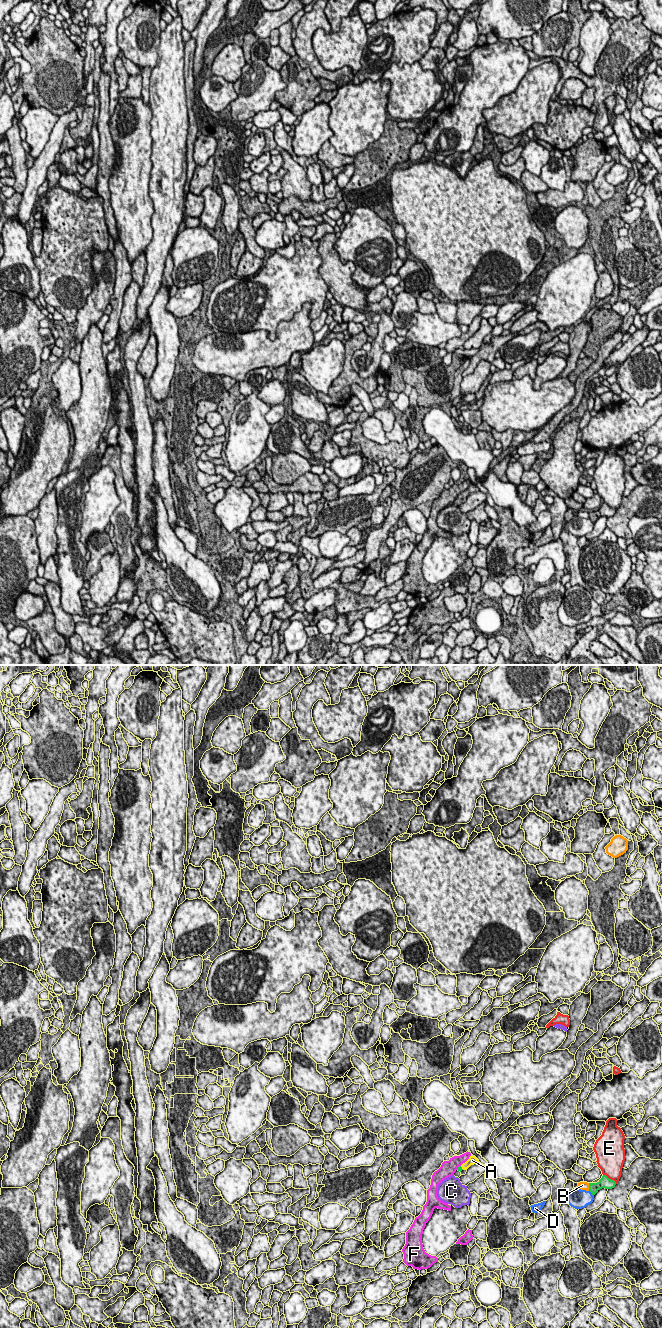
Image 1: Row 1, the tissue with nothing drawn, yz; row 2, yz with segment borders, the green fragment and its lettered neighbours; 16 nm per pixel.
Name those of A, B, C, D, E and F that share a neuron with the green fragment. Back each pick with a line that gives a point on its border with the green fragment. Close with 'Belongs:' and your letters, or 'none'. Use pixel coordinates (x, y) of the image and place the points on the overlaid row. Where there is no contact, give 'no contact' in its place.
A: yz (461, 1168)
Belongs: A

